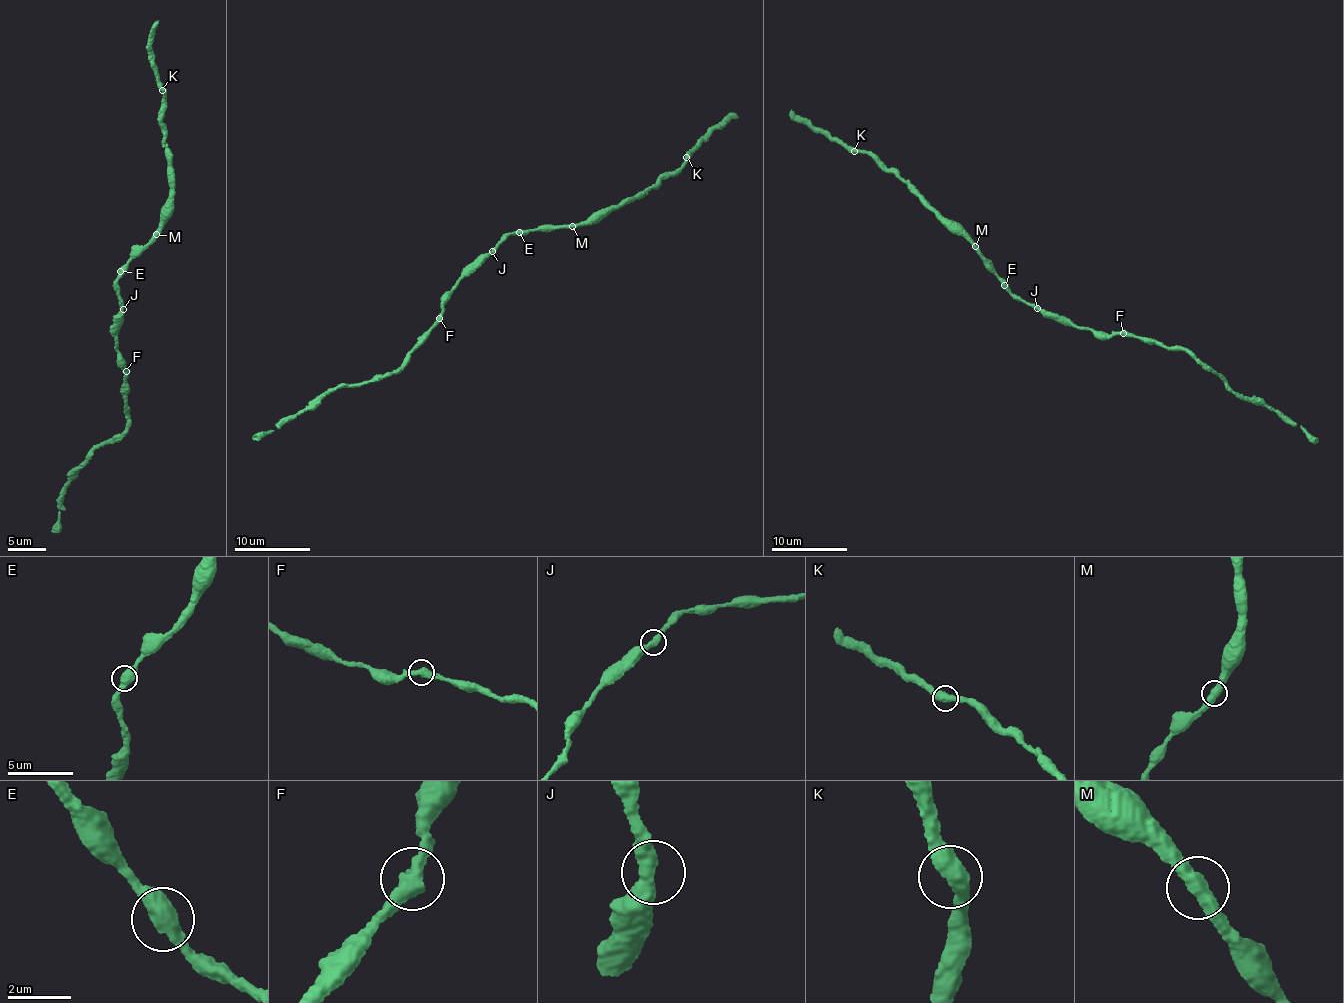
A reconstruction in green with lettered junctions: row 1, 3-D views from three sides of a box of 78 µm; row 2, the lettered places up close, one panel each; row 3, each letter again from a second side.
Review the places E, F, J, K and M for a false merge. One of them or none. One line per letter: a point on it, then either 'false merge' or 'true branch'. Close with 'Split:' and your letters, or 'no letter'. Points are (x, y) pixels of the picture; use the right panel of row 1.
E: (1004, 285) | true branch
F: (1123, 333) | true branch
J: (1037, 308) | true branch
K: (854, 151) | true branch
M: (975, 246) | true branch
Split: no letter

